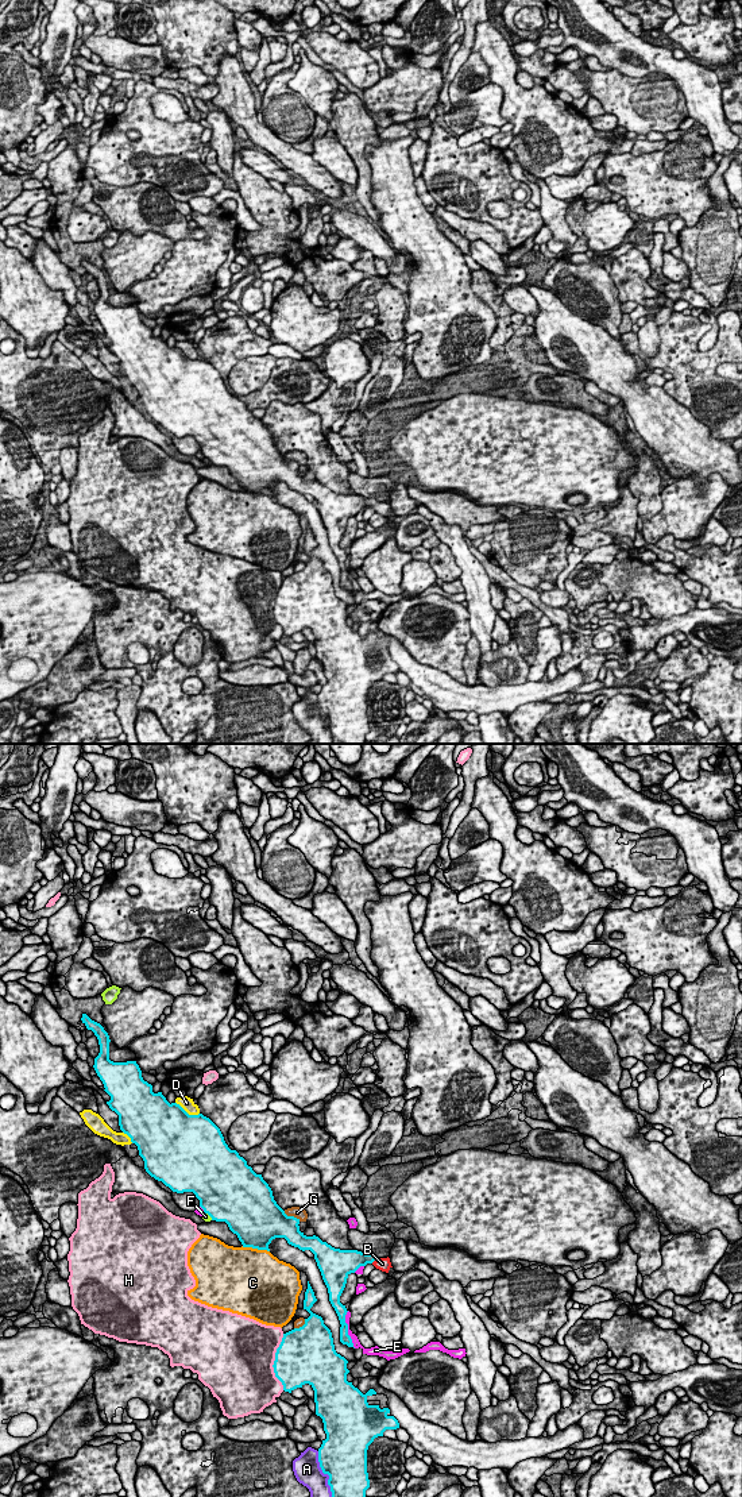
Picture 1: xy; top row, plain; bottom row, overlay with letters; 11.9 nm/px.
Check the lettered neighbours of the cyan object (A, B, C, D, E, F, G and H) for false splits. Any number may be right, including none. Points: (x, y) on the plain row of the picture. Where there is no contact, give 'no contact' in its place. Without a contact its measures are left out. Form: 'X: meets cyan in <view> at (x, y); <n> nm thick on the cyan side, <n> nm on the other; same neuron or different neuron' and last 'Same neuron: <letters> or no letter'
A: meets cyan in xy at (327, 717); 500 nm thick on the cyan side, 320 nm on the other; different neuron
B: meets cyan in xy at (374, 504); 220 nm thick on the cyan side, 160 nm on the other; same neuron
C: meets cyan in xy at (255, 492); 480 nm thick on the cyan side, 480 nm on the other; different neuron
D: meets cyan in xy at (186, 357); 500 nm thick on the cyan side, 160 nm on the other; different neuron
E: meets cyan in xy at (347, 574); 130 nm thick on the cyan side, 90 nm on the other; different neuron
F: meets cyan in xy at (209, 459); 500 nm thick on the cyan side, 90 nm on the other; different neuron
G: meets cyan in xy at (292, 460); 400 nm thick on the cyan side, 130 nm on the other; different neuron
H: meets cyan in xy at (274, 606); 500 nm thick on the cyan side, 480 nm on the other; different neuron
Same neuron: B

